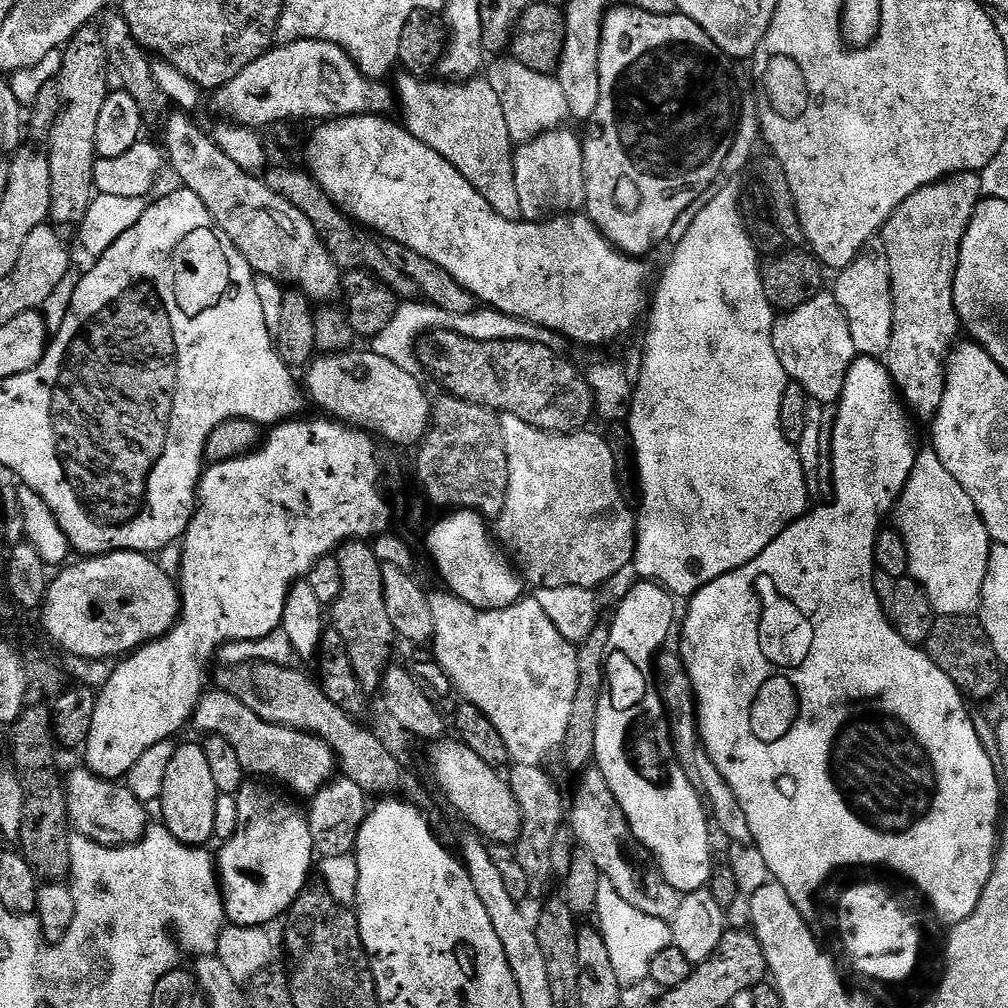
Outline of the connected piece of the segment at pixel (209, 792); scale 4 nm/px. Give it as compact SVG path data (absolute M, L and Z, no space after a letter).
M181 743L166 770L166 782L162 782L162 794L158 801L160 812L164 815L164 827L170 830L174 838L178 838L178 842L189 846L207 845L207 840L211 841L215 834L215 804L220 796L214 786L214 777L210 774L203 747L199 743Z

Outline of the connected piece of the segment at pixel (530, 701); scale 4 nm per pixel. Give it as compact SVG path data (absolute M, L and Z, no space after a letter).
M447 591L440 592L428 602L433 612L430 648L435 663L448 675L457 693L467 703L478 706L478 710L482 710L482 714L494 722L494 730L502 734L502 742L506 742L508 758L513 765L536 768L555 752L557 755L564 747L574 694L578 694L577 645L566 642L566 638L558 634L554 622L546 618L535 598L521 598L509 608L481 612Z

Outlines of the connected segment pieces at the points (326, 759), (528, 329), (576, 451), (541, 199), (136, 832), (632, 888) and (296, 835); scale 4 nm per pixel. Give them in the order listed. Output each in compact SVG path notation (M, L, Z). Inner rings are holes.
M212 690L201 696L194 713L194 728L195 724L200 734L226 738L226 742L234 746L238 762L242 762L249 777L277 780L305 798L317 796L337 775L336 756L326 741L293 728L262 722L254 710L246 710L246 706L242 706L242 702L235 700L229 692Z
M412 302L401 303L396 309L394 318L390 318L390 326L386 326L386 330L382 330L370 340L371 351L382 354L382 358L390 358L390 362L394 362L394 366L402 366L402 370L407 372L412 372L417 367L418 345L422 338L438 331L457 332L466 339L477 340L480 343L491 340L494 342L538 342L538 346L546 346L555 352L560 352L562 348L561 337L556 333L537 324L495 312L493 308L487 306L474 312L467 312L465 316L457 316L455 312L443 312L440 308L427 302L408 303Z
M504 414L500 416L502 426L502 442L506 446L506 458L508 459L508 489L506 490L506 506L502 506L499 516L494 520L494 536L501 548L510 557L513 565L518 569L521 577L533 589L557 588L558 586L582 586L593 590L607 585L609 580L618 574L630 563L633 563L636 555L636 520L628 513L624 500L620 497L620 484L616 481L618 469L614 462L614 454L610 450L607 439L603 435L595 436L592 430L581 430L579 432L544 432L541 428L530 426L522 422L515 414Z
M564 131L543 132L529 144L515 149L512 158L514 186L518 186L518 202L522 202L525 221L543 222L579 213L585 207L584 145L579 135Z
M79 766L67 773L64 785L64 798L68 803L68 823L80 836L85 836L92 844L107 848L122 848L125 844L137 844L147 830L149 809L123 783L103 780L89 772L87 767Z
M593 766L587 769L582 779L584 781L577 786L576 797L572 800L572 813L566 816L575 843L583 852L590 854L601 877L614 886L616 895L631 906L633 912L642 910L642 914L648 914L650 918L671 921L680 905L681 893L667 884L658 871L656 861L636 840L622 806L618 806L618 798L614 798L599 768Z
M245 782L236 793L237 832L223 841L224 849L215 857L227 923L243 928L264 928L271 920L279 921L309 883L308 871L314 868L307 815L263 786L268 787L260 782Z

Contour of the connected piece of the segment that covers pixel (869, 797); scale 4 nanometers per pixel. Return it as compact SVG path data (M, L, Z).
M857 355L846 374L846 382L842 386L842 394L834 411L836 411L836 421L833 424L831 421L830 424L830 460L832 456L832 484L836 487L836 497L829 504L822 505L821 508L813 507L805 512L799 520L794 521L786 530L782 530L782 534L778 534L778 538L774 542L770 542L770 546L766 546L766 550L762 550L762 554L758 554L758 558L754 558L746 566L742 566L714 582L702 586L702 590L698 590L687 601L688 613L685 616L683 613L682 616L684 628L682 627L680 655L684 658L684 665L692 683L692 699L696 704L696 727L700 730L700 743L703 751L707 752L721 774L728 777L730 789L738 798L738 805L741 806L742 812L746 814L747 825L750 826L750 834L752 835L752 844L765 859L771 879L780 884L782 890L786 890L786 894L790 894L790 902L794 902L794 906L799 911L806 910L810 899L815 894L820 876L824 875L824 872L828 872L828 868L832 868L832 864L844 864L849 870L852 870L852 860L884 860L884 864L896 864L896 868L904 868L904 872L908 872L908 876L916 876L916 880L920 880L920 884L924 884L924 888L928 888L932 900L936 900L936 908L940 908L940 916L944 916L944 920L956 920L961 924L963 920L970 918L970 914L974 914L974 910L982 898L982 890L986 890L986 882L992 873L998 851L998 827L996 828L996 823L1000 820L1000 780L996 777L998 767L991 761L990 755L987 754L982 742L979 741L978 732L971 721L970 708L966 703L964 693L959 692L954 686L954 682L950 682L950 678L946 678L946 674L942 674L942 670L938 670L938 666L929 658L923 647L906 642L892 629L892 623L888 621L886 611L880 604L874 588L874 580L878 571L876 540L882 531L880 523L883 522L887 512L889 515L895 509L896 504L900 501L900 495L904 492L904 487L908 485L908 480L916 468L918 447L916 448L916 436L912 433L914 420L900 399L900 393L896 390L896 383L892 381L892 376L888 373L887 363L883 359L873 356Z

